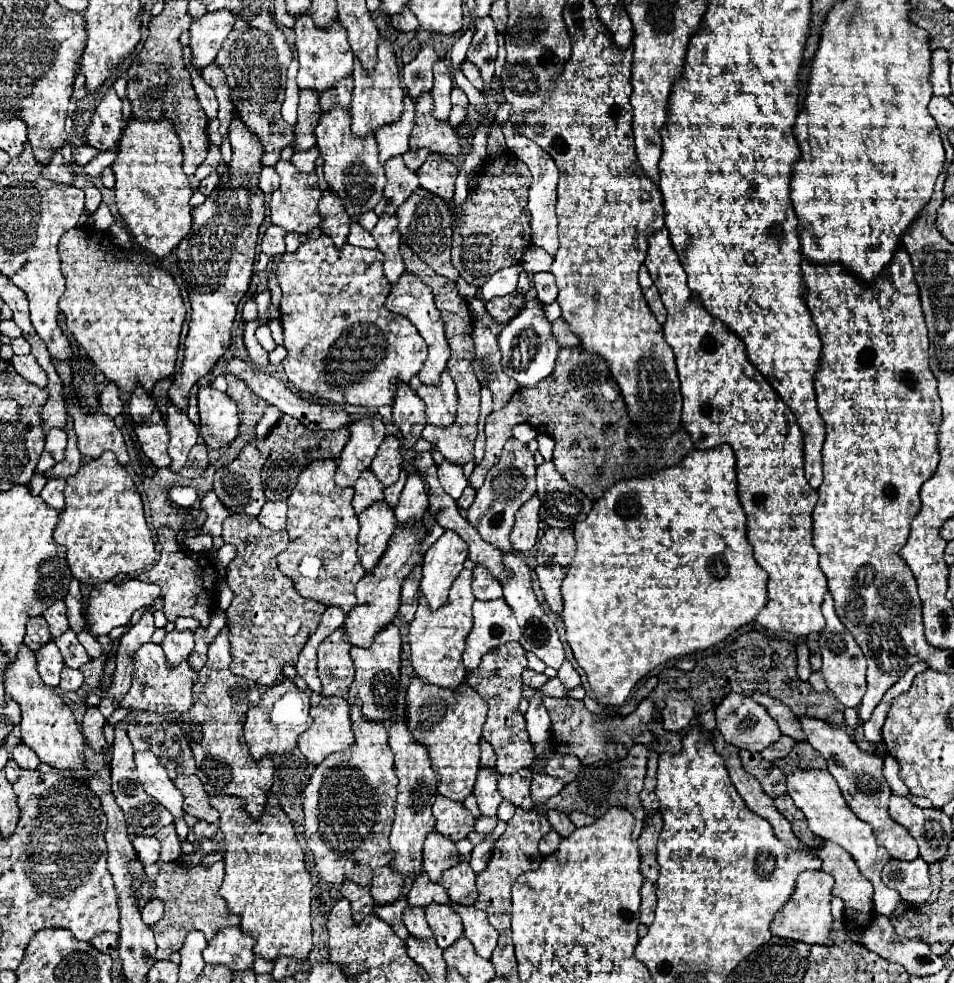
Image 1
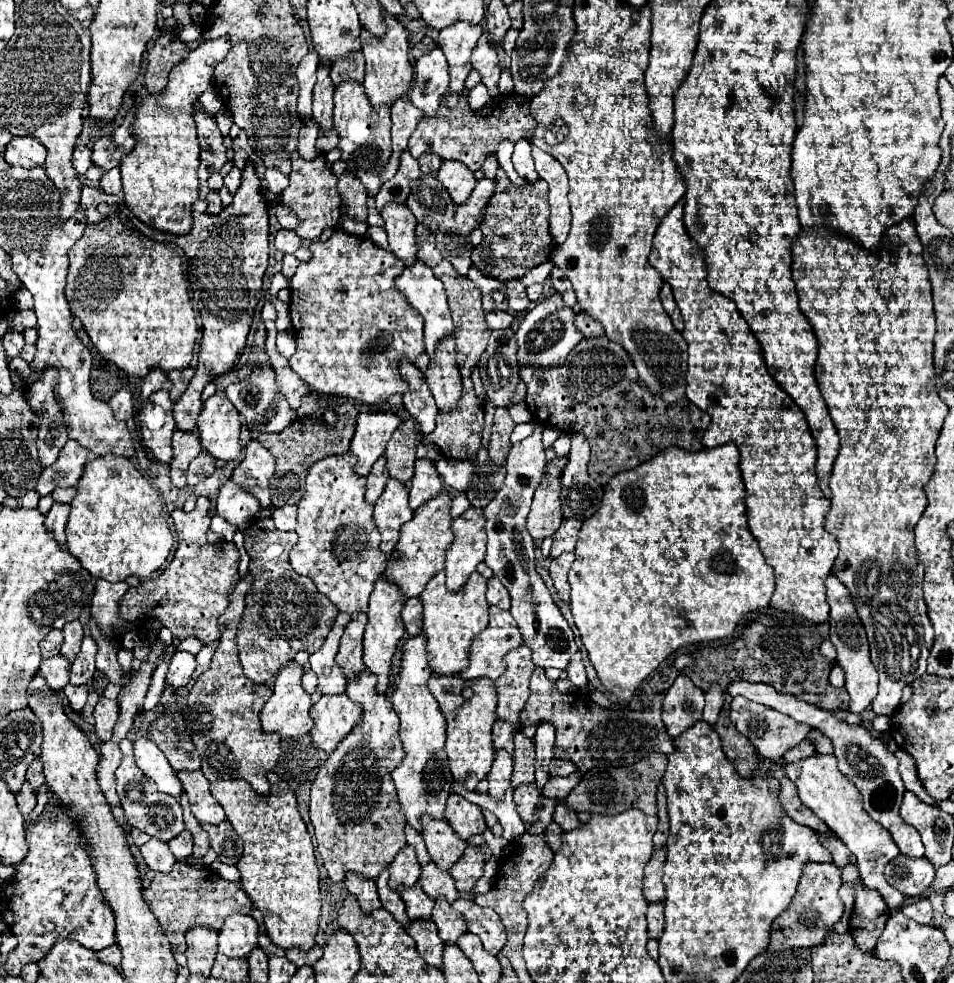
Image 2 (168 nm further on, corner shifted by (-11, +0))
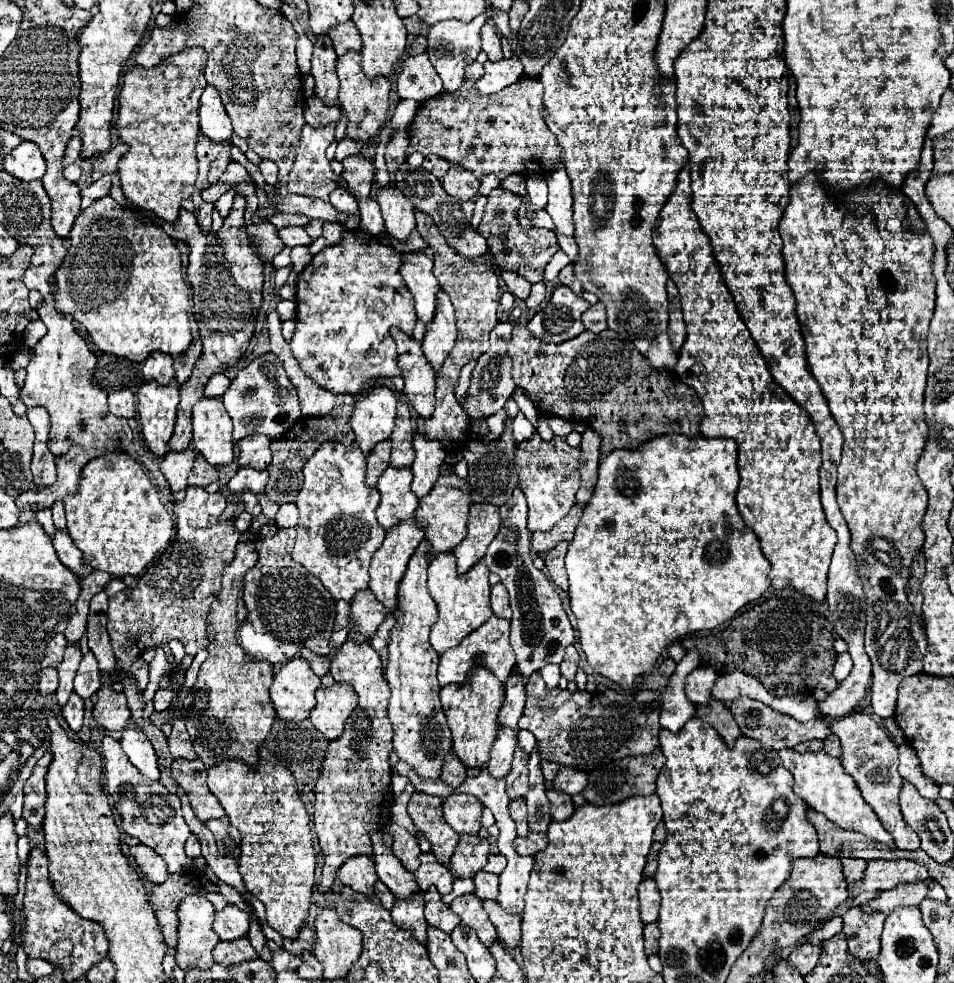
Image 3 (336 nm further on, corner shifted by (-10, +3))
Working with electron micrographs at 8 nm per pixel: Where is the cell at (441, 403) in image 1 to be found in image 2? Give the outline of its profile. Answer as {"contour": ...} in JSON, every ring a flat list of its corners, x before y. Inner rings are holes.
{"contour":[[454,338,442,340,436,348,436,358,430,360,426,370,426,384,440,408,440,412,452,412,462,396,462,380,456,366]]}

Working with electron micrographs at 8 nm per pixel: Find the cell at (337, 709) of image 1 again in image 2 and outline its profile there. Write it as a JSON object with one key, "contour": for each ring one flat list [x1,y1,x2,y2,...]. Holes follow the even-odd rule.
{"contour":[[346,694,322,696,312,706,314,730,310,732,314,744,330,754,362,720,360,704,352,702]]}

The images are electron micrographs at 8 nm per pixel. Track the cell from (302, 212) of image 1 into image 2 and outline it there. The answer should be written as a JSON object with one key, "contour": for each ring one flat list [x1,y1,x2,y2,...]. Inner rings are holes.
{"contour":[[298,152,292,154,292,172,288,174,290,186,282,192,280,202,290,208,298,220,300,226,296,228,296,234,300,238,318,238,322,234,324,228,334,228,340,220,340,196,336,190,336,176,330,172,330,168,326,168,326,162,322,156,318,156,316,160,304,160,300,158]]}

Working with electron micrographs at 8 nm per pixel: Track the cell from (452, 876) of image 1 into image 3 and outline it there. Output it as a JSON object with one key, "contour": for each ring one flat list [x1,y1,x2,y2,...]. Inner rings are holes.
{"contour":[[461,835,451,857,451,873,453,877,473,877,487,865,489,857,489,841,481,839,479,835]]}

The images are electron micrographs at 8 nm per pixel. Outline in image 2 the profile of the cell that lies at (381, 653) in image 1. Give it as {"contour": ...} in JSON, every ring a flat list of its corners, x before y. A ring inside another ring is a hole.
{"contour":[[378,578,378,582,374,584,372,596,370,596,370,610,368,610,368,624,366,624,366,632,364,632,364,666,376,674,378,684,376,690,378,694,388,692,388,688,392,686,392,658,394,652,398,648,398,642,402,640,402,636,406,634,406,628,402,624,400,618,400,610,404,604,404,596,398,592,398,588,394,588,394,584,386,584,386,580]]}

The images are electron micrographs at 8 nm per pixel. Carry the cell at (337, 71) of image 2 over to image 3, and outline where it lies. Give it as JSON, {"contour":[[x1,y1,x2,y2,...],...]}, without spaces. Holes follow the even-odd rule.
{"contour":[[347,21,345,25,335,25,333,29,329,29,329,37,331,37,333,47,335,47,339,57,347,51,361,51,361,37,357,33,357,27,351,21]]}

